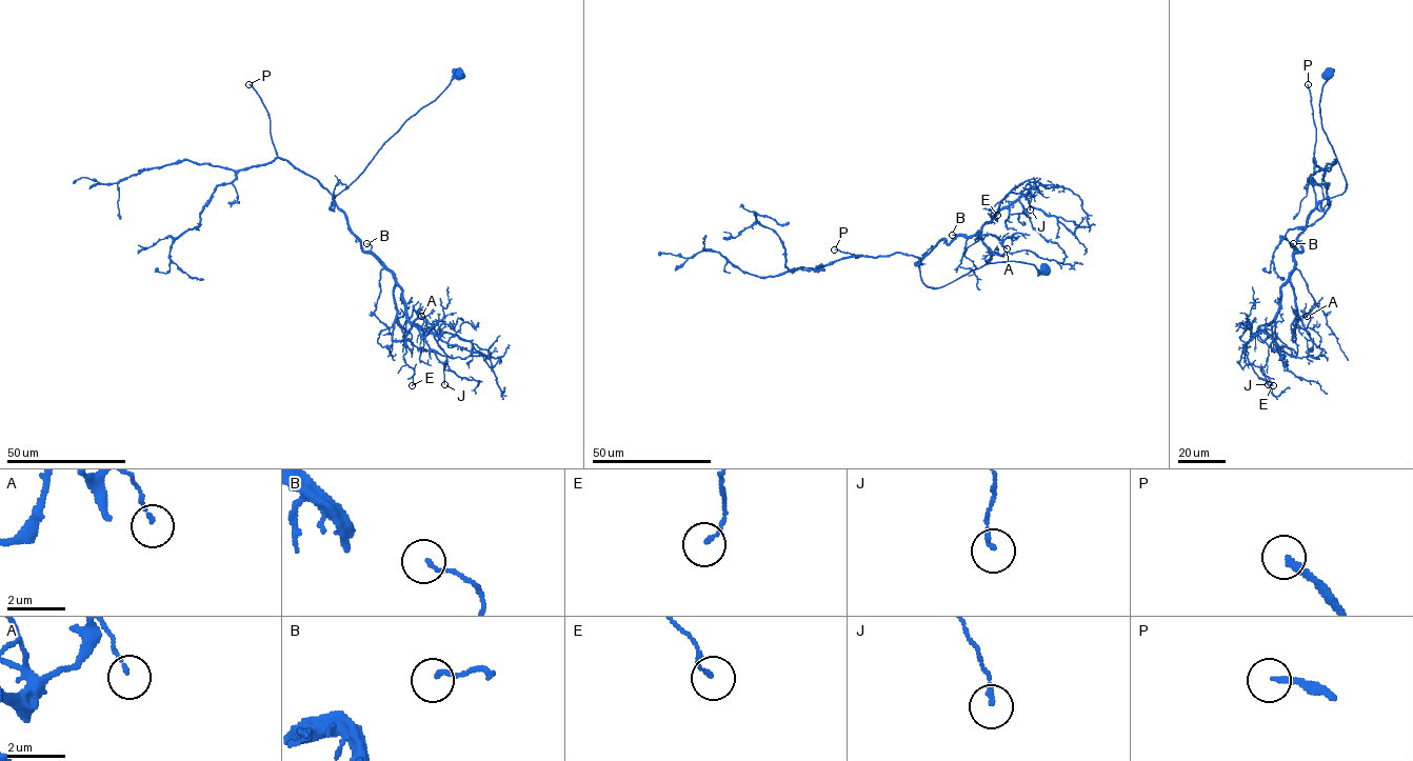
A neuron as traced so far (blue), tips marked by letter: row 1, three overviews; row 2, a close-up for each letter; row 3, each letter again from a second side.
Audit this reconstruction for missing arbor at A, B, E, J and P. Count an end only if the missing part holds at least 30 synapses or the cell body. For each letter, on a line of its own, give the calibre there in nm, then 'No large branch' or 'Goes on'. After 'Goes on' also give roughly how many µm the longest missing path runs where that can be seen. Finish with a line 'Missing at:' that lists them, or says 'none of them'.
A: Thickness 110 nm. No large branch
B: Thickness 140 nm. No large branch
E: Thickness 120 nm. No large branch
J: Thickness 150 nm. No large branch
P: Thickness 170 nm. Goes on. Missing length about 200 µm
Missing at: P

